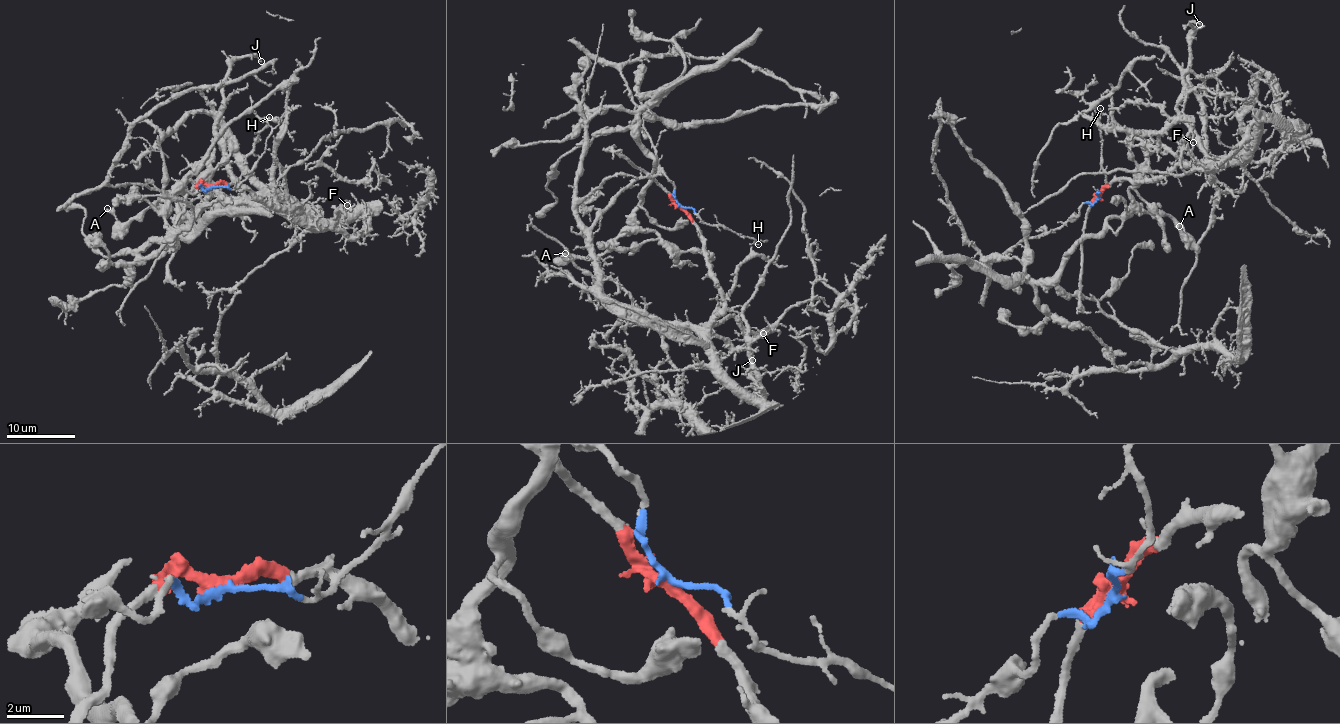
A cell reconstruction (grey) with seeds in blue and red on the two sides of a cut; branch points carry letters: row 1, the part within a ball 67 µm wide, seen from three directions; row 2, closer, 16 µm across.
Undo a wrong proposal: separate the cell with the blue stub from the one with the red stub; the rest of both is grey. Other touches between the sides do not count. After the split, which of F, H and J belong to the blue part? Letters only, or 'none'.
H

